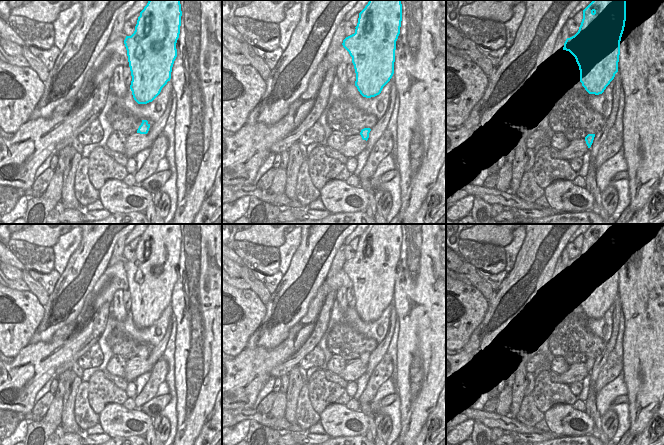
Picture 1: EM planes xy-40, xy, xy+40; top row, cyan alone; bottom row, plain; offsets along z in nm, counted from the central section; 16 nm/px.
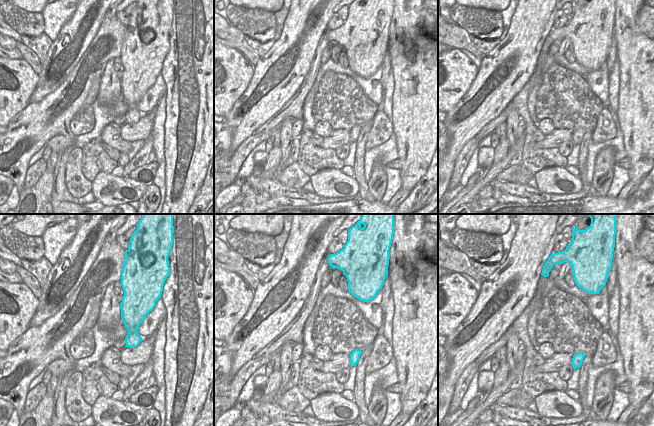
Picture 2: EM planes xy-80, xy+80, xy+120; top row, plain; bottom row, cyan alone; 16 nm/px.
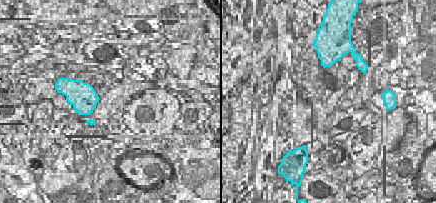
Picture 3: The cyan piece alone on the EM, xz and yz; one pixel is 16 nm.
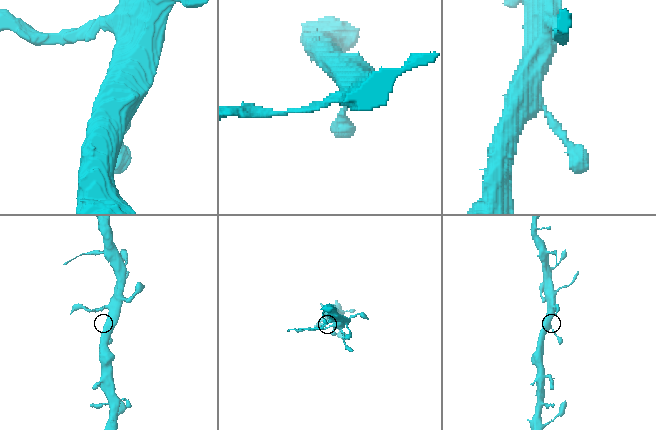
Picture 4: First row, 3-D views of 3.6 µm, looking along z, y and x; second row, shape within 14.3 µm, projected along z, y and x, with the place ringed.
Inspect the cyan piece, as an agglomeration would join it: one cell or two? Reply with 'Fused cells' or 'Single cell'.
Single cell.

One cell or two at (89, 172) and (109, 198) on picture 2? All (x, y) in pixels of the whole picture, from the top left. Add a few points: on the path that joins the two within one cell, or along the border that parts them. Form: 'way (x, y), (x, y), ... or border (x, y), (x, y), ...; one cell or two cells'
border (110, 172), (99, 172), (91, 181); two cells

